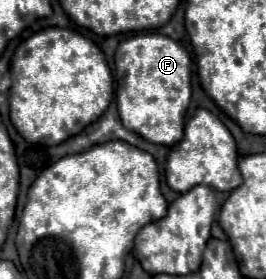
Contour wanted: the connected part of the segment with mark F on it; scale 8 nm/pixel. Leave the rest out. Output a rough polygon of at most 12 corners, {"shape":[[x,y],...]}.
{"shape":[[140,33],[114,55],[122,125],[178,143],[192,59],[166,35]]}

